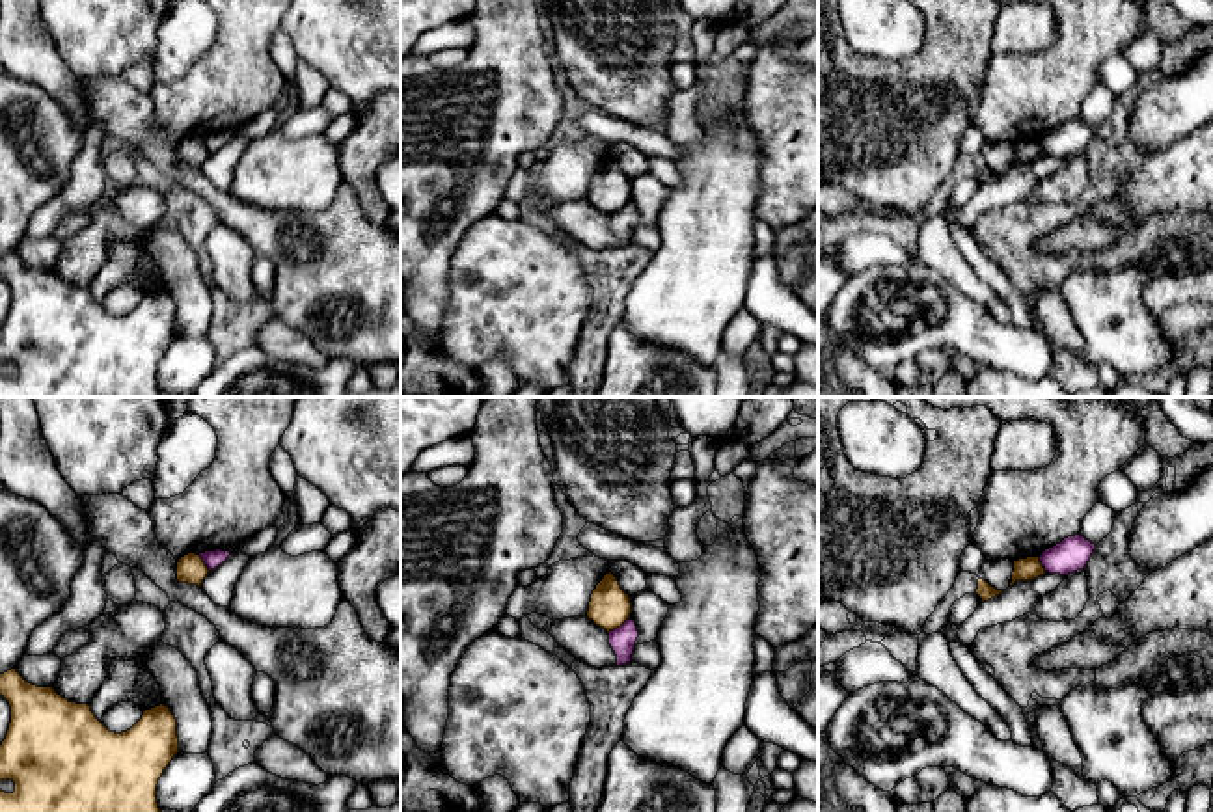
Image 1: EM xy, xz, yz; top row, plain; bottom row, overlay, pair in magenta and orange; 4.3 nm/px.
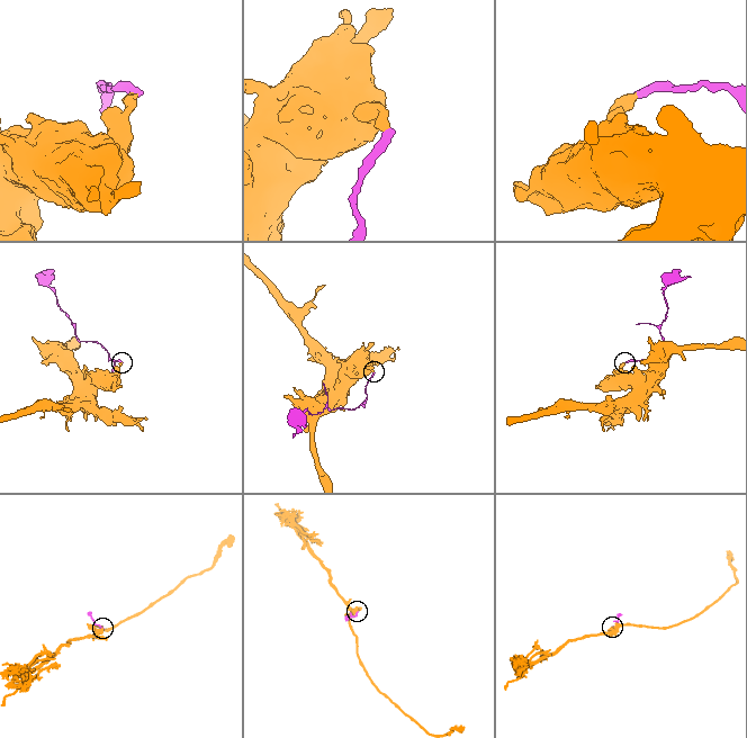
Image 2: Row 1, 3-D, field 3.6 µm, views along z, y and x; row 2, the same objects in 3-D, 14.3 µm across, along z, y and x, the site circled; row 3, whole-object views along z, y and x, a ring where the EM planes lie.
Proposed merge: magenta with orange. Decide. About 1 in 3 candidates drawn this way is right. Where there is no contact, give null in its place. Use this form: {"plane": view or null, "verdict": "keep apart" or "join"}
{"plane": "xz", "verdict": "keep apart"}

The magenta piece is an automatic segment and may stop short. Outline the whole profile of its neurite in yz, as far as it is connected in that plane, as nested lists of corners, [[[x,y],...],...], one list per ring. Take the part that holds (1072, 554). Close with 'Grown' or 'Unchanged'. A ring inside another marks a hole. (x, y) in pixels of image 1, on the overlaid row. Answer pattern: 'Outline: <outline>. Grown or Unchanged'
Outline: [[[1075,535],[1045,549],[1040,555],[1040,562],[1049,574],[1068,575],[1086,568],[1094,549],[1096,549],[1096,544],[1092,544],[1081,535]]]. Unchanged

